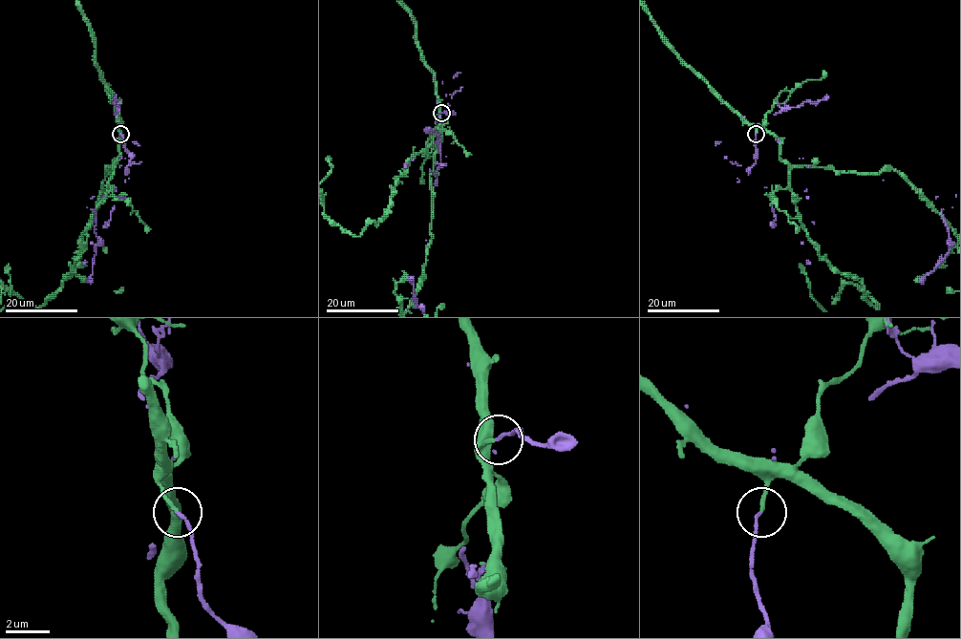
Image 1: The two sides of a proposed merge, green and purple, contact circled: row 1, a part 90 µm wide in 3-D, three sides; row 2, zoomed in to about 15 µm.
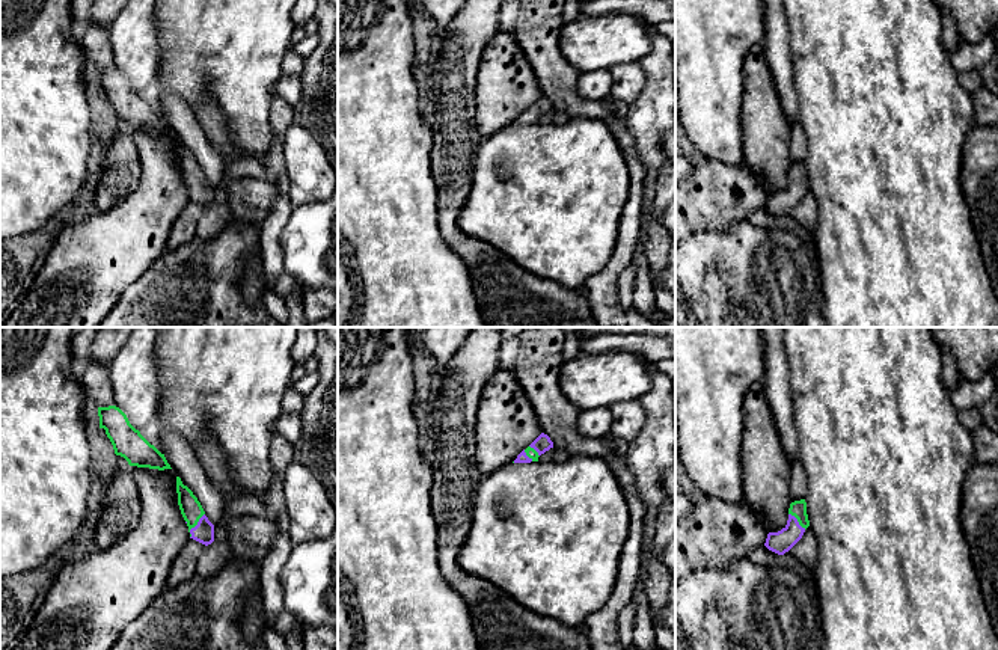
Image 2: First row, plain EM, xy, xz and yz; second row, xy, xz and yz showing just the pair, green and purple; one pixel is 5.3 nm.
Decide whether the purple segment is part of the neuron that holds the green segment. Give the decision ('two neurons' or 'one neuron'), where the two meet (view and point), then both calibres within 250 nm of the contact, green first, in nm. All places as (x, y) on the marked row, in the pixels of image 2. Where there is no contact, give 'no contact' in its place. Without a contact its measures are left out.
two neurons; meets green in xy at (195, 525); 120 nm thick on the green side, 110 nm on the other

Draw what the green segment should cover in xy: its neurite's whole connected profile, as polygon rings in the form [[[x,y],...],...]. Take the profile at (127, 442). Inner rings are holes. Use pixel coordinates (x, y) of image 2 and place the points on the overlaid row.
[[[98,407],[98,416],[99,428],[106,430],[115,454],[124,457],[130,466],[158,471],[172,469],[164,454],[130,424],[127,415],[119,407]]]

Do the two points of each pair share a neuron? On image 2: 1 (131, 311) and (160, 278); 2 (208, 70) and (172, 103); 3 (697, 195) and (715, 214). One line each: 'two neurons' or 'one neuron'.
1: one neuron
2: two neurons
3: one neuron

